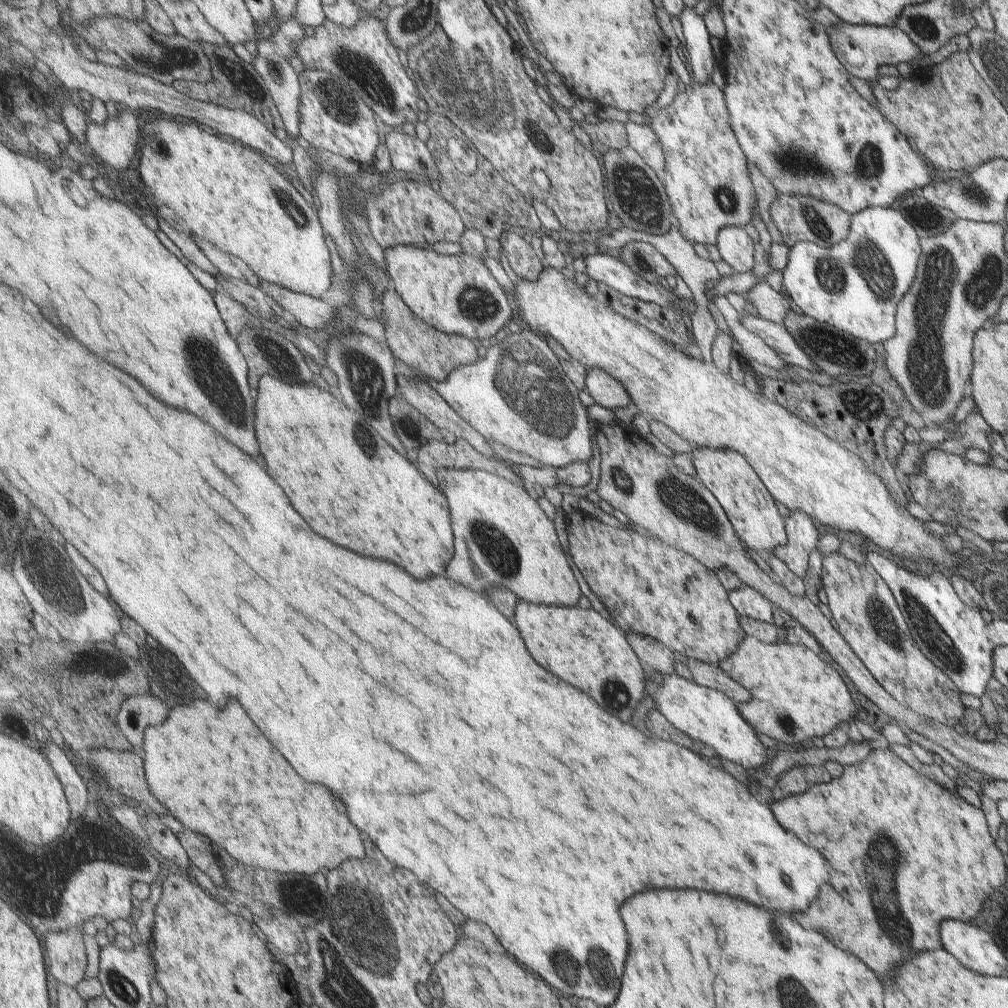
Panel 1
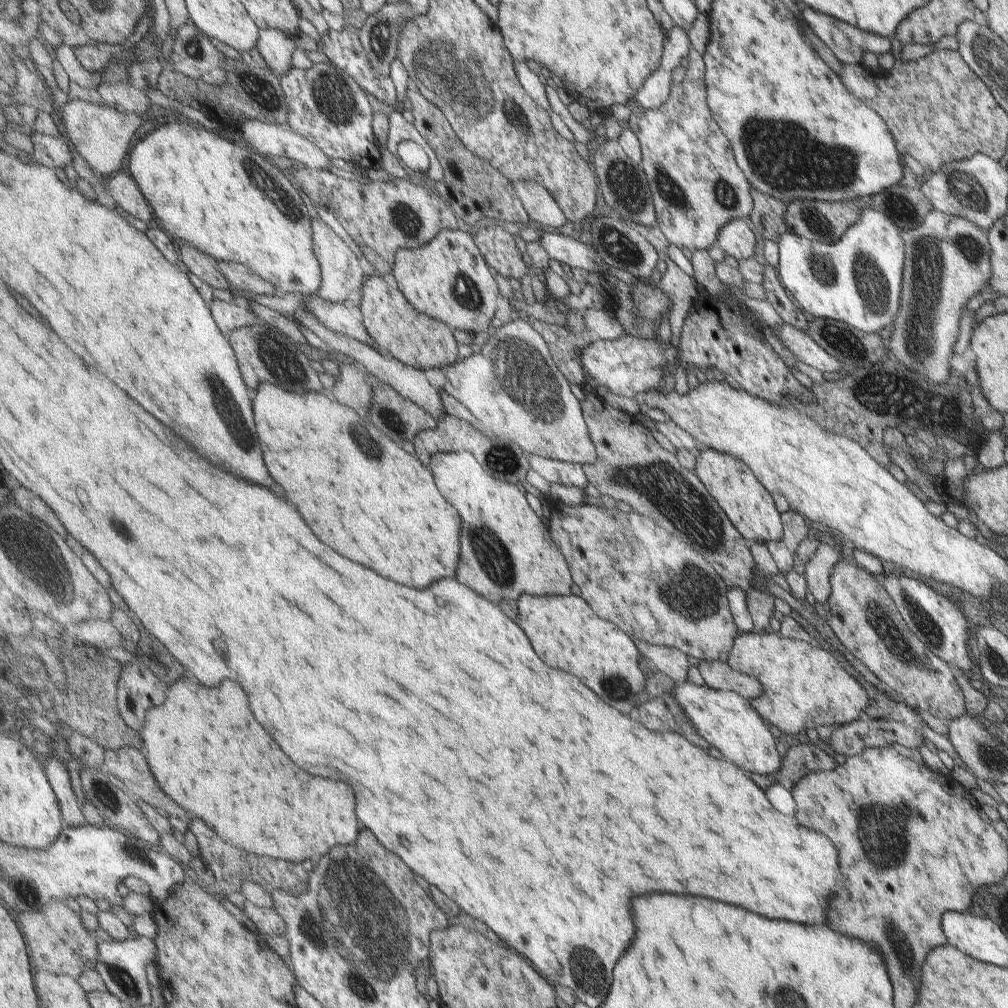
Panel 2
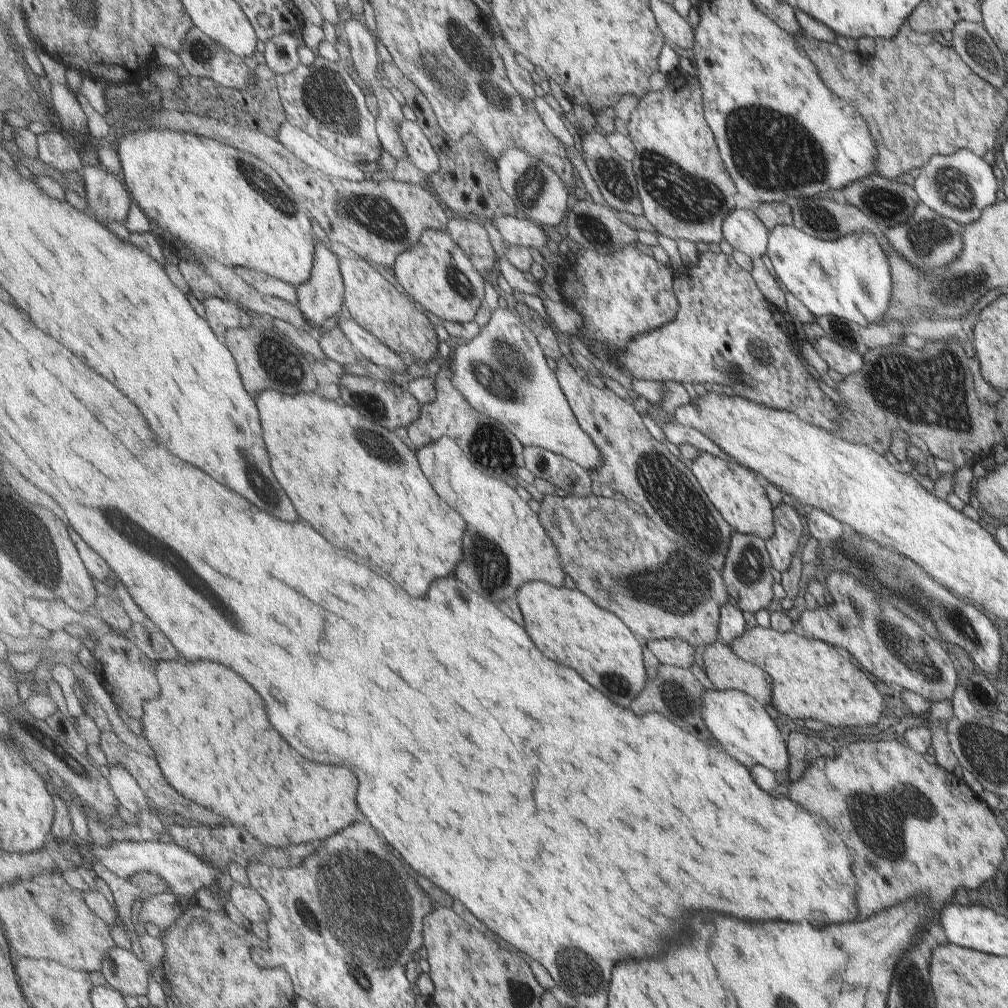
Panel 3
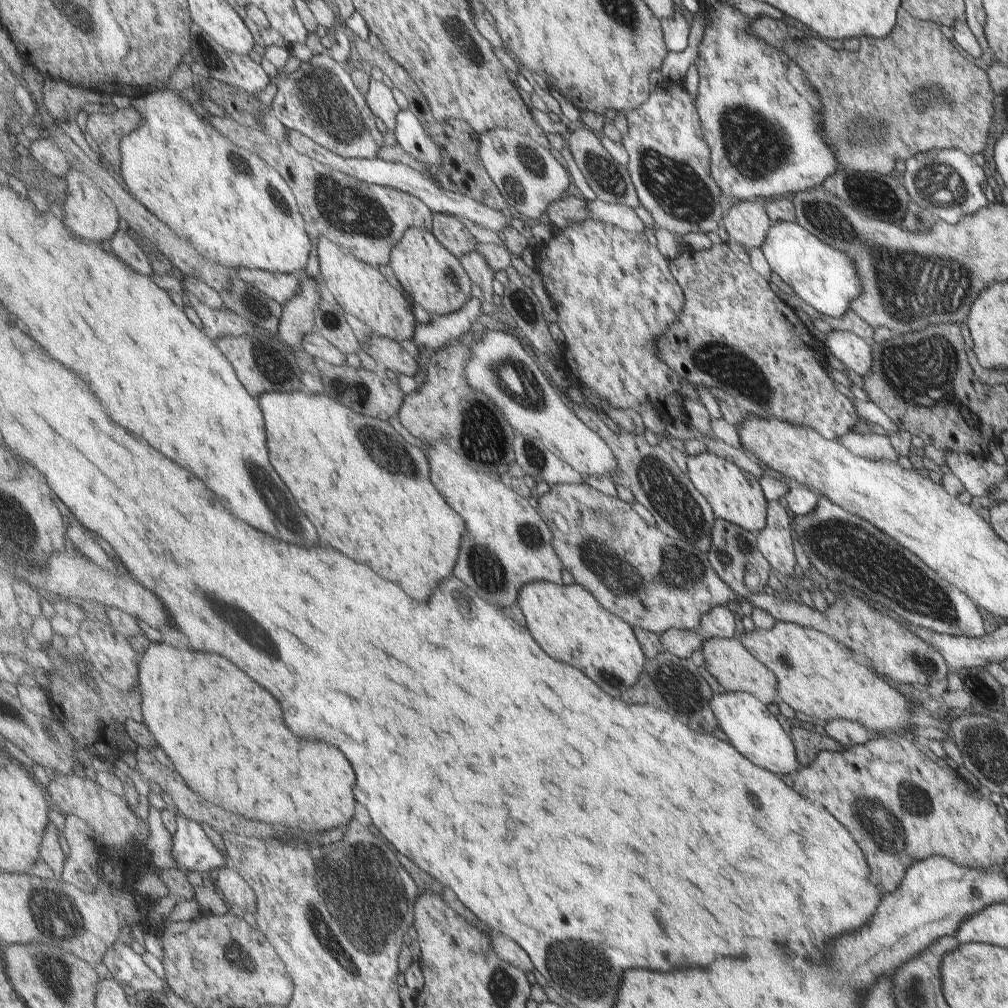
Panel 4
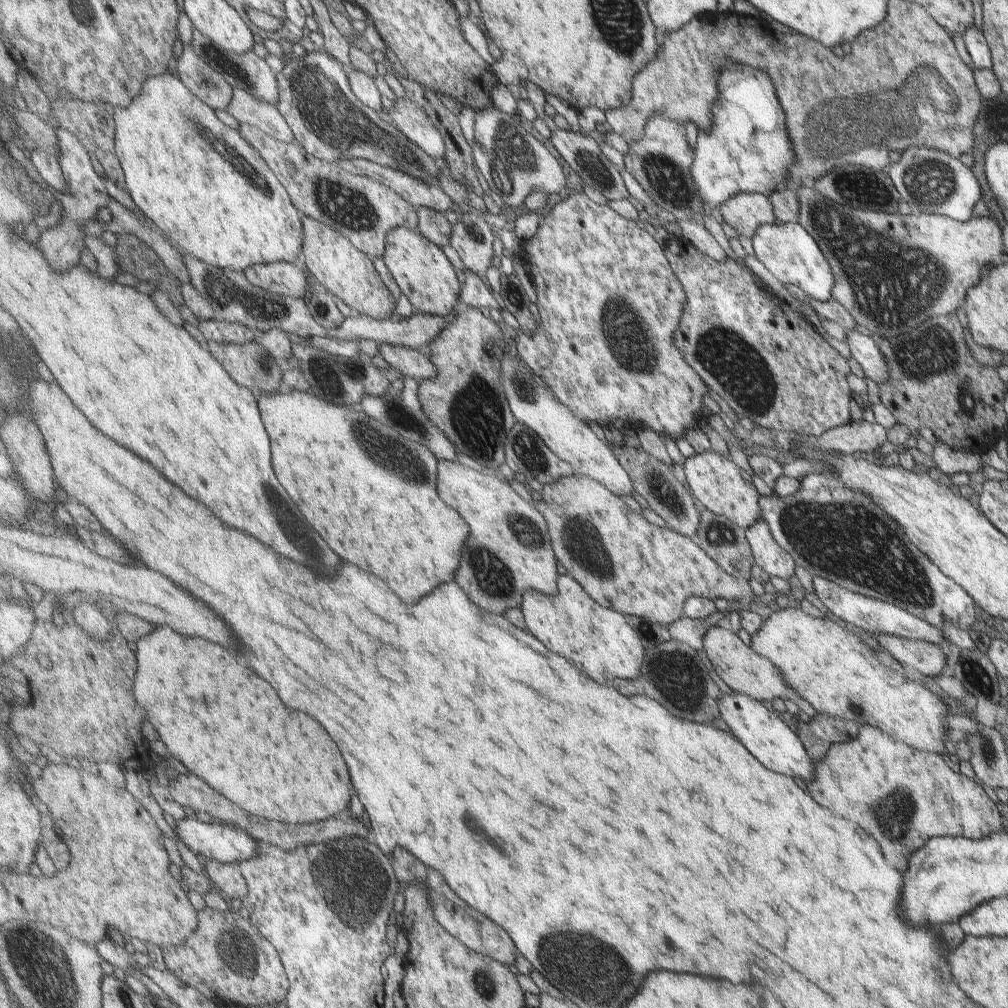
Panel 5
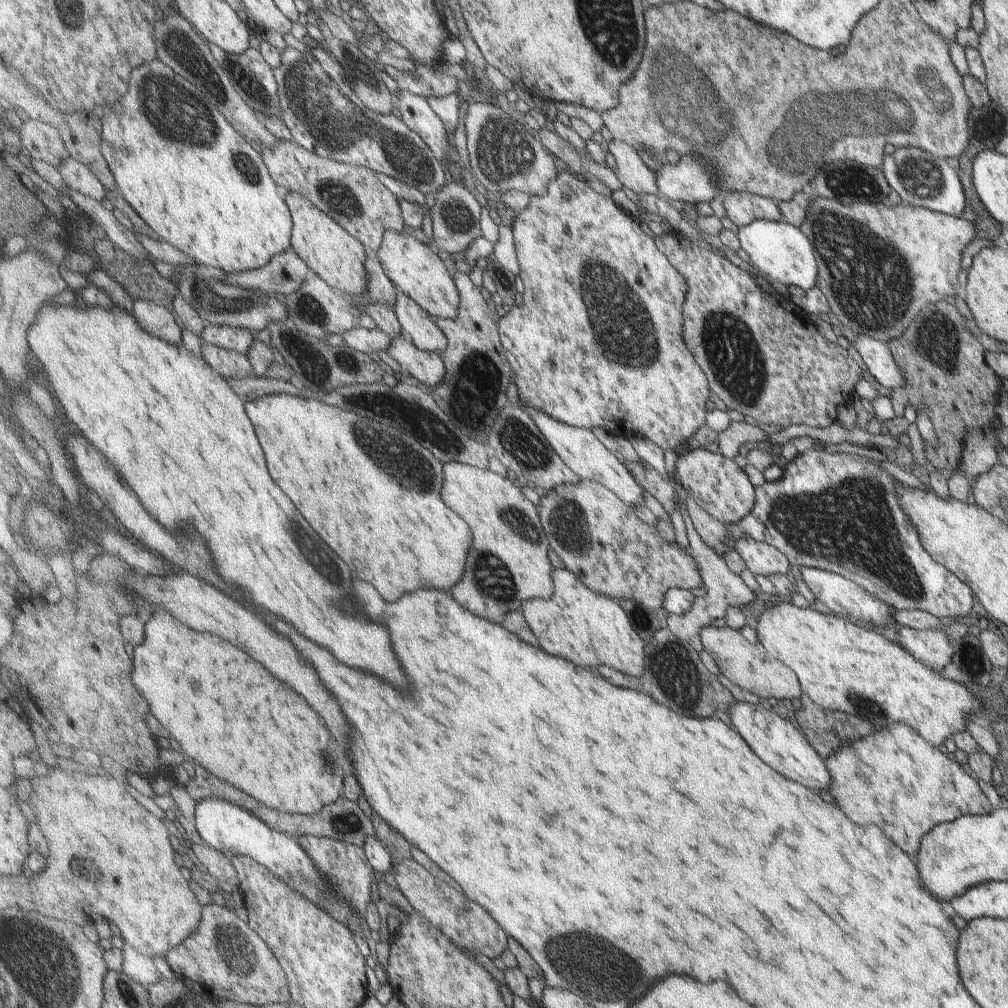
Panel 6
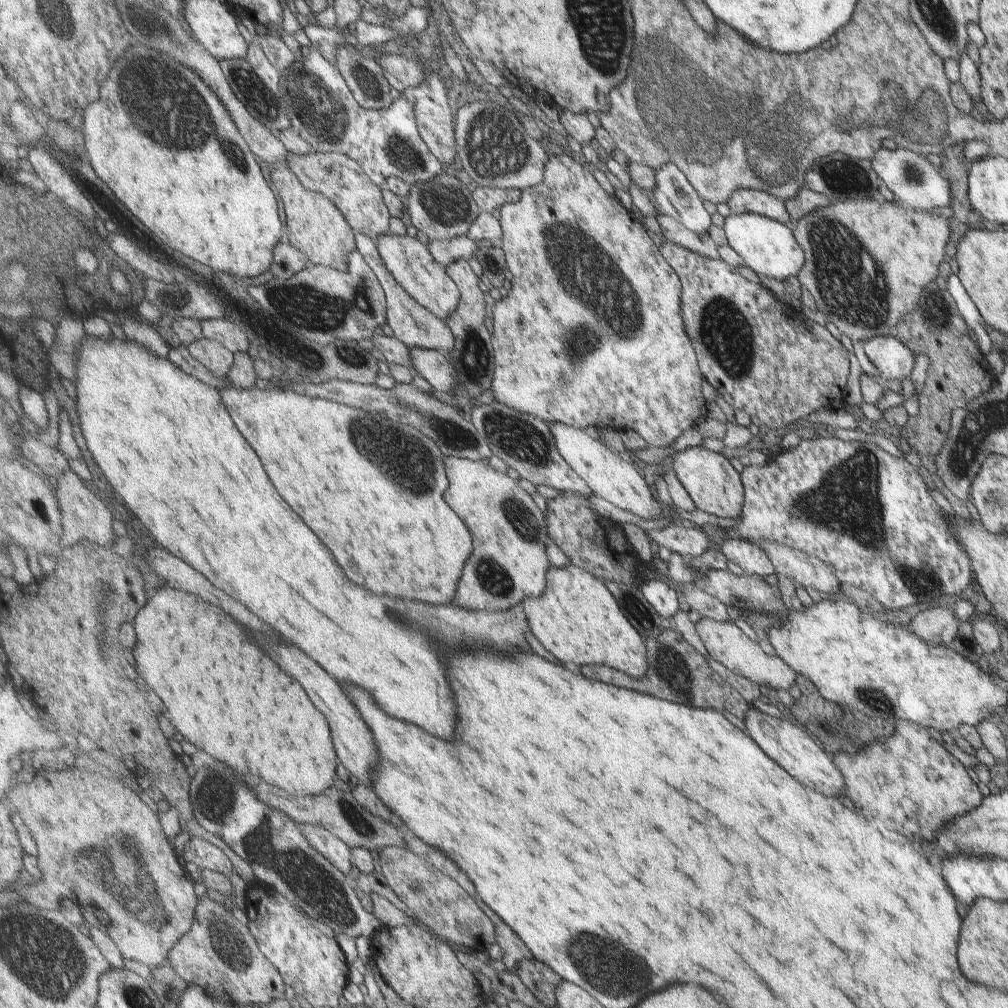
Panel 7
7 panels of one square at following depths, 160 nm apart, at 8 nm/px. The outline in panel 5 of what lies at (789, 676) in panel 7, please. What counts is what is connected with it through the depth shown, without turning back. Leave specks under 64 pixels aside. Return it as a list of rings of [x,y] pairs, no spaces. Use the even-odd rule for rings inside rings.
[[[720,626],[710,627],[702,639],[702,649],[705,651],[715,674],[733,691],[733,693],[747,694],[750,698],[760,702],[770,702],[773,698],[790,700],[797,708],[805,713],[810,719],[815,716],[817,711],[813,709],[805,700],[797,696],[797,692],[785,684],[781,678],[779,668],[766,660],[763,656],[755,654],[752,648],[745,646],[741,640],[730,630],[724,630]]]

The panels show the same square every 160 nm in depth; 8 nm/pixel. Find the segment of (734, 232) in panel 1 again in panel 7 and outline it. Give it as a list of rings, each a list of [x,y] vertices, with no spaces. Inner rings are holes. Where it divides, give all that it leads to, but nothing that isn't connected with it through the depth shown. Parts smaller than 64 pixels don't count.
[[[745,188],[736,189],[726,205],[733,215],[749,212],[765,216],[785,226],[792,224],[788,216],[786,202],[777,199],[766,191]]]

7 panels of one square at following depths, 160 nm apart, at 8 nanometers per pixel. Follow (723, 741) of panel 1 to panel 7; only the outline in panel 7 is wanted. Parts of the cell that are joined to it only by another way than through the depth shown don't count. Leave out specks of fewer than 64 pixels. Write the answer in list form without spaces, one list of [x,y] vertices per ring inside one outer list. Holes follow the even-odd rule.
[[[756,709],[747,710],[744,724],[745,730],[753,738],[753,742],[757,742],[757,746],[761,746],[779,766],[785,766],[785,770],[789,770],[789,774],[793,774],[793,778],[801,778],[801,782],[805,782],[805,786],[809,786],[825,796],[839,796],[843,792],[843,778],[839,774],[839,768],[831,764],[831,760],[825,756],[825,752],[801,728],[795,728],[795,724],[791,724],[787,720],[773,718]]]

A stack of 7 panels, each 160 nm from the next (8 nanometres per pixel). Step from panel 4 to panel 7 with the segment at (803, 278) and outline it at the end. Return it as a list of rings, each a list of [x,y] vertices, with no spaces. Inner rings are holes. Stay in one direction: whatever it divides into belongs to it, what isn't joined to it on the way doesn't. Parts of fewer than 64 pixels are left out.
[[[745,212],[723,218],[722,229],[727,238],[727,245],[743,260],[744,266],[757,276],[766,276],[781,282],[793,276],[799,279],[797,272],[804,266],[804,252],[797,244],[791,226]]]

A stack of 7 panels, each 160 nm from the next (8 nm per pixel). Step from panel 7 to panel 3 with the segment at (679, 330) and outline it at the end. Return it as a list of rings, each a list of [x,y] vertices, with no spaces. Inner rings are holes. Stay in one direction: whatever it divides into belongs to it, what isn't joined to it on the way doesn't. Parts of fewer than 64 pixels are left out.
[[[635,245],[628,246],[623,253],[609,256],[582,248],[574,266],[559,270],[559,280],[562,286],[562,300],[575,307],[586,320],[581,336],[585,336],[587,340],[604,342],[616,352],[616,356],[622,353],[628,342],[636,336],[667,325],[675,318],[678,311],[678,302],[671,288],[669,270],[665,265],[657,264],[651,256],[641,252]]]

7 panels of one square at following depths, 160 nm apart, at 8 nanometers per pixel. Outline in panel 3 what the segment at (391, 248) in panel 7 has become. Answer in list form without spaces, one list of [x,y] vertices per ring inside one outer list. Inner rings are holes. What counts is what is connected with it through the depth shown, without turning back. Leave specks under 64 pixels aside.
[[[427,230],[420,241],[407,252],[397,257],[394,266],[396,280],[422,308],[449,322],[473,322],[481,306],[485,306],[486,276],[474,265],[472,258],[455,242],[447,231]]]

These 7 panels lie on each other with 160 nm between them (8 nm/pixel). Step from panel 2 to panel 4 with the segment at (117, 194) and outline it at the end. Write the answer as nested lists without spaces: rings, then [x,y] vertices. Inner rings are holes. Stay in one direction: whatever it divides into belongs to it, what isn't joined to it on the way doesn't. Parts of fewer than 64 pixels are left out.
[[[77,167],[71,168],[67,176],[66,195],[63,204],[65,220],[74,235],[77,234],[86,241],[105,242],[105,240],[112,240],[119,232],[120,212],[115,201],[95,185],[95,182],[83,170],[79,170]]]

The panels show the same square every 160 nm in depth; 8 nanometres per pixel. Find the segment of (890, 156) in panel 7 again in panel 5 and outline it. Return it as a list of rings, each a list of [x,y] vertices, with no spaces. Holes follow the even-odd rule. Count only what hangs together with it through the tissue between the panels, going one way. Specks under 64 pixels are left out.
[[[911,146],[900,153],[897,162],[889,164],[886,173],[900,200],[907,202],[913,212],[939,214],[958,222],[971,218],[971,208],[981,192],[973,172],[967,166],[936,149]]]

